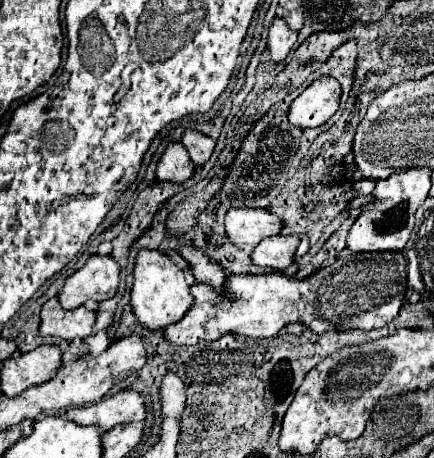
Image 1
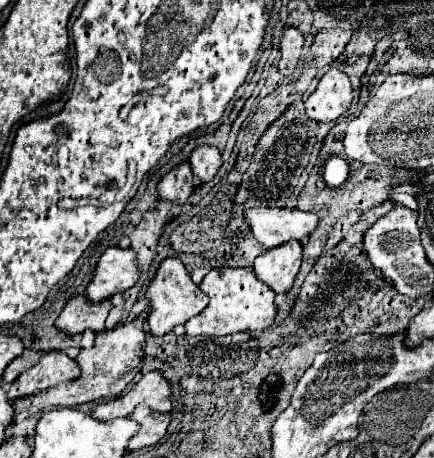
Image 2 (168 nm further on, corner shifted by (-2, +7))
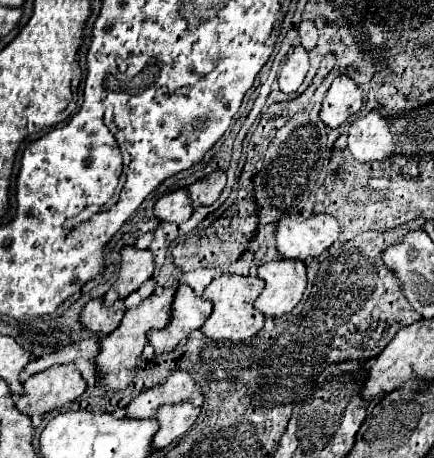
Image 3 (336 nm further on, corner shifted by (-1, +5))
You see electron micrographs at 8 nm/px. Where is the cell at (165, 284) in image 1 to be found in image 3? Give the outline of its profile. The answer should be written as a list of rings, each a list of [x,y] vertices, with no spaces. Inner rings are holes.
[[[179,285],[173,301],[173,319],[165,329],[149,331],[147,339],[155,347],[155,357],[163,353],[171,353],[183,339],[189,337],[191,331],[201,329],[205,319],[209,319],[213,311],[213,303],[195,295],[195,291],[187,285]]]

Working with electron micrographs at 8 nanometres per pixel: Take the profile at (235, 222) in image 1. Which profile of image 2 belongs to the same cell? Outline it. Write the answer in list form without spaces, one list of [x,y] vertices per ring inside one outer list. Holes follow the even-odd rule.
[[[254,207],[244,213],[252,237],[266,249],[278,247],[290,239],[302,241],[316,229],[318,217],[300,209]]]

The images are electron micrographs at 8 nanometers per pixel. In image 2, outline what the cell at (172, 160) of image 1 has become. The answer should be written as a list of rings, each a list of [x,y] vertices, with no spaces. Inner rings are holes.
[[[182,161],[178,167],[170,169],[158,183],[158,195],[162,199],[174,201],[174,203],[186,203],[192,189],[196,187],[196,177],[192,173],[190,161]]]

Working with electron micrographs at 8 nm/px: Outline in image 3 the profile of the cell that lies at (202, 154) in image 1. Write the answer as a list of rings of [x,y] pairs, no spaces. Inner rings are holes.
[[[213,171],[207,179],[193,183],[189,187],[189,195],[195,205],[213,205],[219,199],[223,187],[225,187],[225,173]]]

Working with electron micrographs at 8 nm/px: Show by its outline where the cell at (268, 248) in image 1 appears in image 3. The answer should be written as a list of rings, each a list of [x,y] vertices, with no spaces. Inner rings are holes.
[[[297,259],[271,261],[259,267],[259,277],[265,281],[263,293],[257,297],[255,307],[265,317],[287,315],[303,297],[307,287],[305,263]]]

